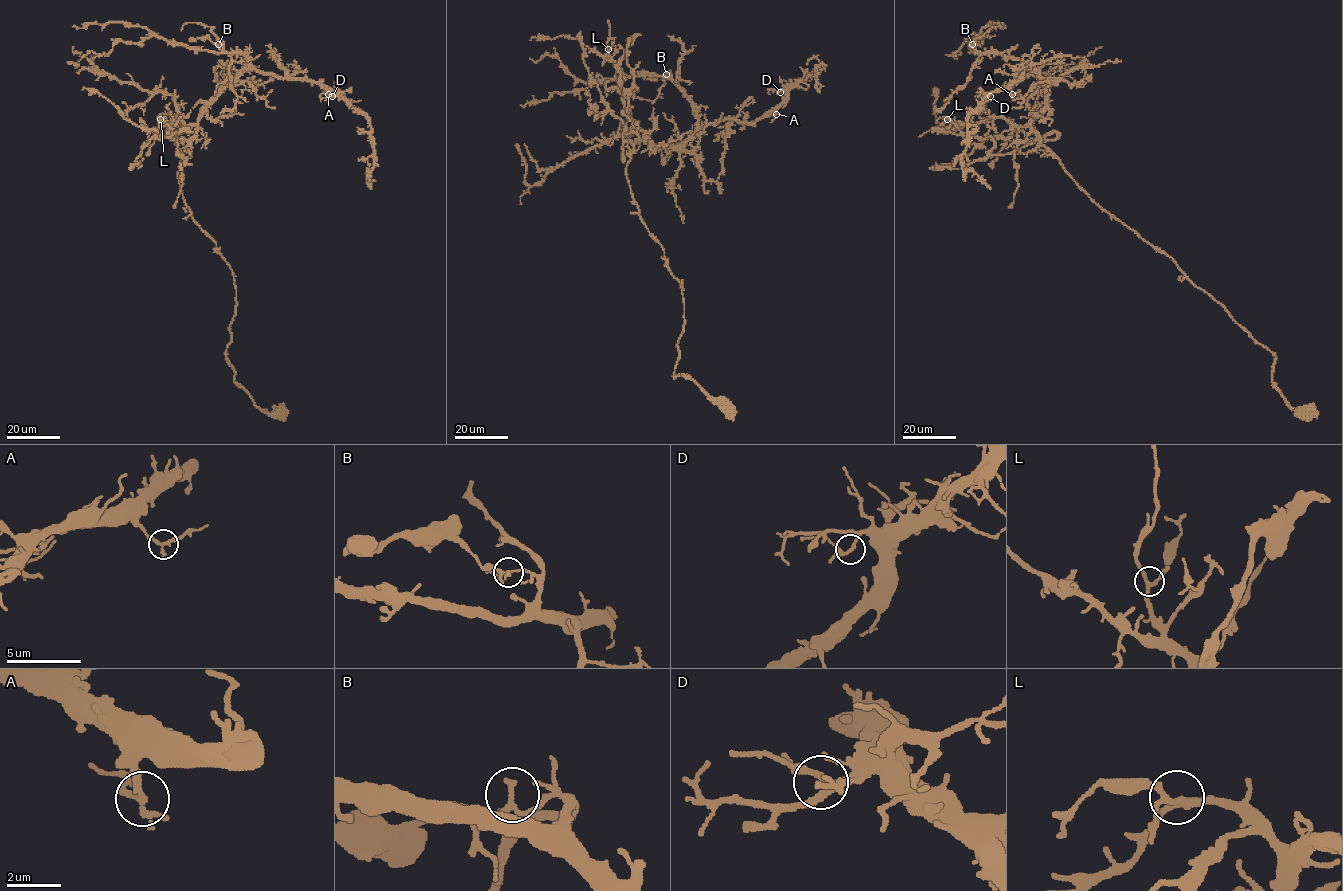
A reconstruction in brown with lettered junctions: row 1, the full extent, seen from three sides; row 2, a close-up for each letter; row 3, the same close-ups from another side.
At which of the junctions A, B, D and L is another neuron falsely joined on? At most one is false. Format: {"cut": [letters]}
{"cut": ["B"]}

